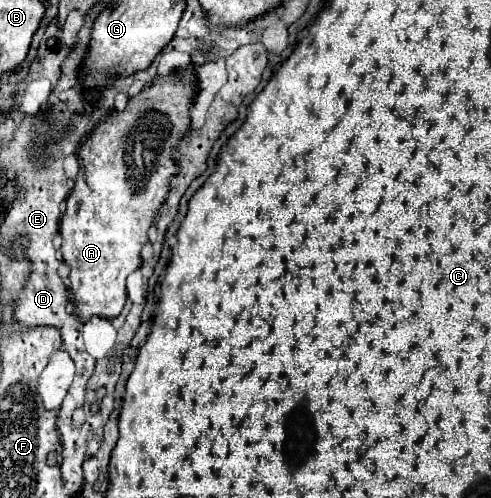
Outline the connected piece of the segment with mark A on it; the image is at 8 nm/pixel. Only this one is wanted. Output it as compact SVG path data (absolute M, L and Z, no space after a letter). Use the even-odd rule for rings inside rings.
M190 68L174 72L174 78L156 76L152 86L132 96L122 112L112 112L82 144L80 172L60 222L60 252L70 266L72 312L80 322L94 316L116 318L122 312L126 278L142 264L140 250L168 194L166 180L178 170L174 148L190 126L194 94L196 76Z

